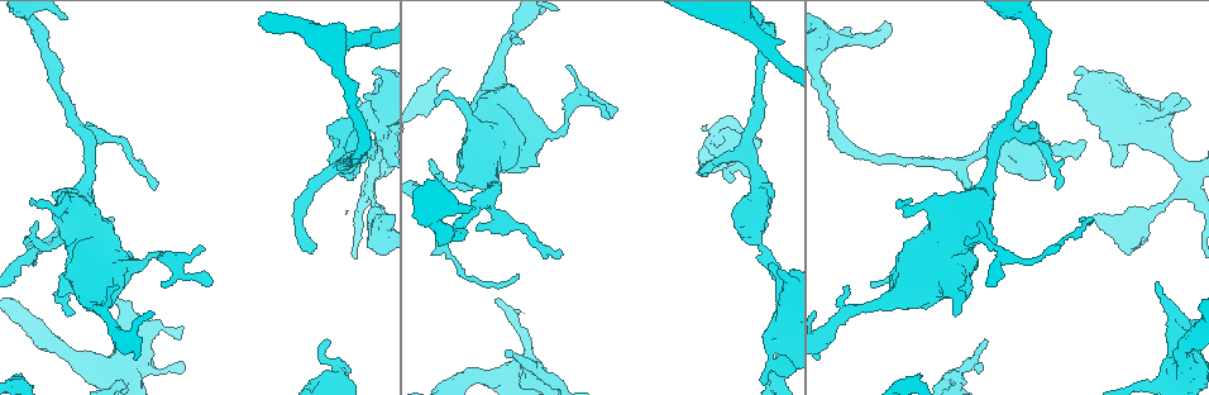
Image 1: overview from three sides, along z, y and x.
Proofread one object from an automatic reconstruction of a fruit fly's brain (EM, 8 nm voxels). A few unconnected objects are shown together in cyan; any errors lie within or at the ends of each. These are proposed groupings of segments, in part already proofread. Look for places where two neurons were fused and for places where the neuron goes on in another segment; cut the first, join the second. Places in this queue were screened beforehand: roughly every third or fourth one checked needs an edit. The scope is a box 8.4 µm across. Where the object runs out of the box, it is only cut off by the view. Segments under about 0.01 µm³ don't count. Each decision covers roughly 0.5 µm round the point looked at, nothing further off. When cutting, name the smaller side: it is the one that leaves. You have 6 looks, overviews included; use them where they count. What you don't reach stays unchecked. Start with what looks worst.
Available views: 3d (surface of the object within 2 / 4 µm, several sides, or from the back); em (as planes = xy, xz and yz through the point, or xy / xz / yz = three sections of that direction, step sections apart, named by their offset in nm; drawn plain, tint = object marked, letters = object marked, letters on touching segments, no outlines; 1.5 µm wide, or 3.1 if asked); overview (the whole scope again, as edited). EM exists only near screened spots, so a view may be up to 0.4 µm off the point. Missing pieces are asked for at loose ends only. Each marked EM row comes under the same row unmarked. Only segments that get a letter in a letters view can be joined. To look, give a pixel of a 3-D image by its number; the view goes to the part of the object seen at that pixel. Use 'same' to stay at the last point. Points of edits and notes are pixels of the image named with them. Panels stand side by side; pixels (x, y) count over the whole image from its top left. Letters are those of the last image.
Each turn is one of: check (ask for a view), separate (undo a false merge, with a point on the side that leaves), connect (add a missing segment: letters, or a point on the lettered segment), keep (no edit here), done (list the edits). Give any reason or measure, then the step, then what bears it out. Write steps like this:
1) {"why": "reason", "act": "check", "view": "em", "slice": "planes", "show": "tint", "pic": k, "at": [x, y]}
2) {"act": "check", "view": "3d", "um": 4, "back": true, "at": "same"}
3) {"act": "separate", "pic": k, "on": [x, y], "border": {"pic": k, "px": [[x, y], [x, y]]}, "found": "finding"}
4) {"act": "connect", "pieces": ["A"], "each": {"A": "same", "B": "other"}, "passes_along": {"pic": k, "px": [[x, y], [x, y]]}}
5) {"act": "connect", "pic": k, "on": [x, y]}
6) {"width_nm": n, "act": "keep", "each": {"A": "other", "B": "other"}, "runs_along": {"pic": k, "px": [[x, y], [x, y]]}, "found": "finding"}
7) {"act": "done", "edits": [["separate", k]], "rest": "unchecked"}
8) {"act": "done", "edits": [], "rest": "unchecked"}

{"why": "branch stops here", "act": "check", "view": "em", "slice": "xy", "step": 4, "show": "letters", "pic": 1, "at": [314, 251]}

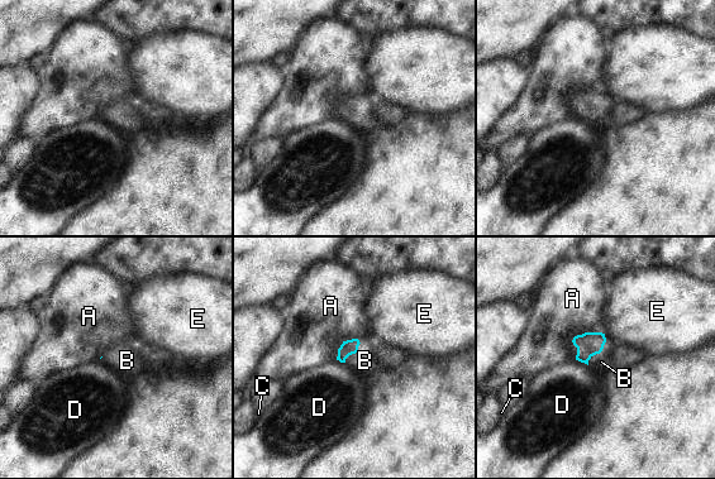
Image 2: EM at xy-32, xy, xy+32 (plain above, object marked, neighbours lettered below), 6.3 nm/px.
{"act": "connect", "pieces": ["B"], "each": {"A": "other", "B": "same", "C": "other", "D": "other", "E": "other"}, "passes_along": {"pic": 2, "px": [[589, 344], [601, 350], [601, 362]]}, "found": "the neuron continues"}

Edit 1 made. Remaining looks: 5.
{"why": "free end", "act": "check", "view": "em", "slice": "yz", "step": 4, "show": "tint", "pic": 1, "at": [1129, 251]}

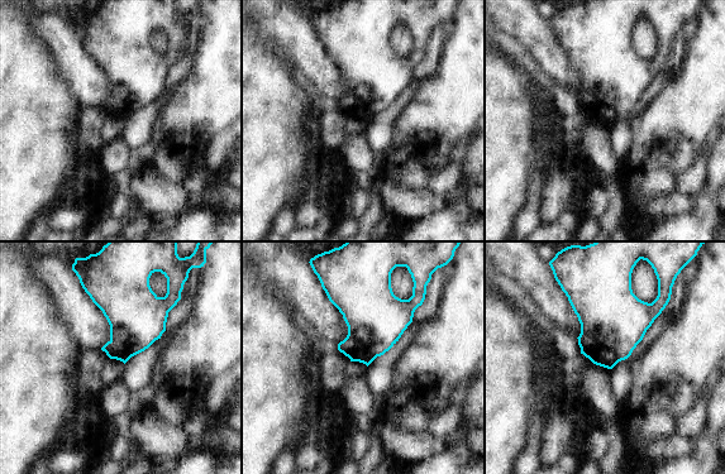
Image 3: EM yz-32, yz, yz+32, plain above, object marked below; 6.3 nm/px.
{"why": "cut it another way", "act": "check", "view": "em", "slice": "planes", "show": "letters", "at": "same"}

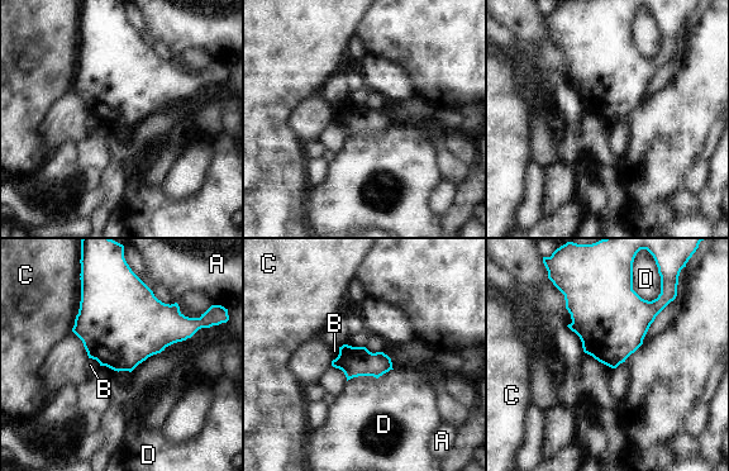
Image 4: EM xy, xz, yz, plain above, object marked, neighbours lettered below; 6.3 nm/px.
{"longest_contact_nm": ["D", 220], "act": "keep", "each": {"A": "other", "B": "other", "C": "other", "D": "other"}, "found": "no lettered segment goes on from it"}

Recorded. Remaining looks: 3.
{"why": "free end", "act": "check", "view": "em", "slice": "yz", "step": 4, "show": "tint", "pic": 1, "at": [773, 264]}

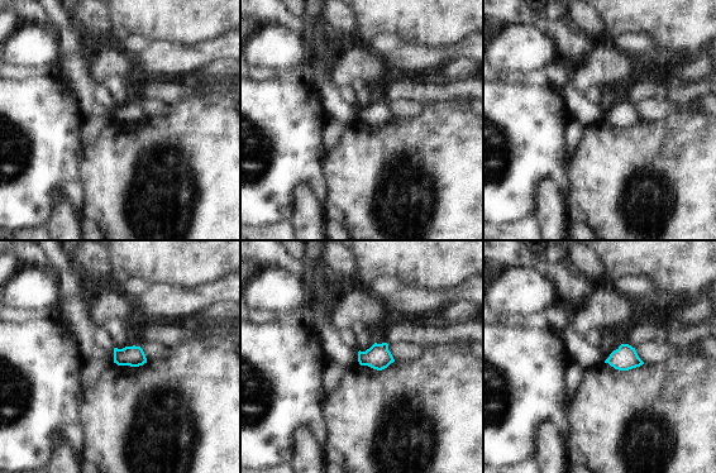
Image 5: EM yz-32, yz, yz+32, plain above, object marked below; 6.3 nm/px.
{"act": "check", "view": "em", "slice": "xz", "step": 8, "show": "letters", "at": "same"}

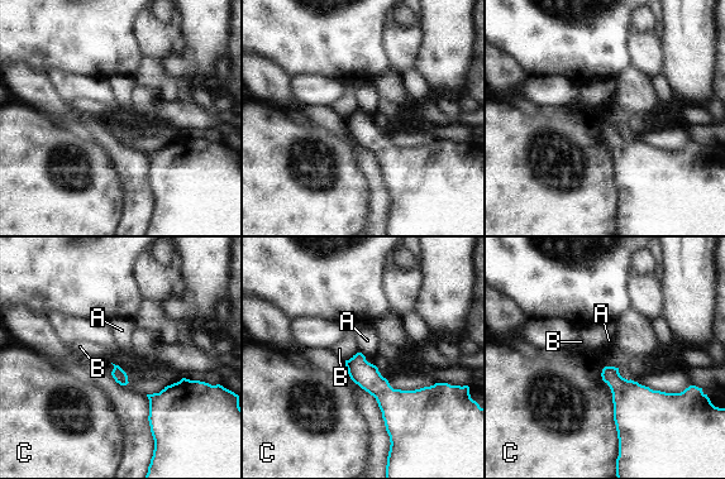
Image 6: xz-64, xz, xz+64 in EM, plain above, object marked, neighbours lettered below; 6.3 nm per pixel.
{"act": "keep", "each": {"A": "other", "B": "other", "C": "other"}, "border": {"pic": 6, "px": [[358, 351], [366, 357]]}, "found": "none of them fits"}

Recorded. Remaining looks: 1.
{"act": "done", "edits": [["connect", 2]], "rest": "unchecked"}

